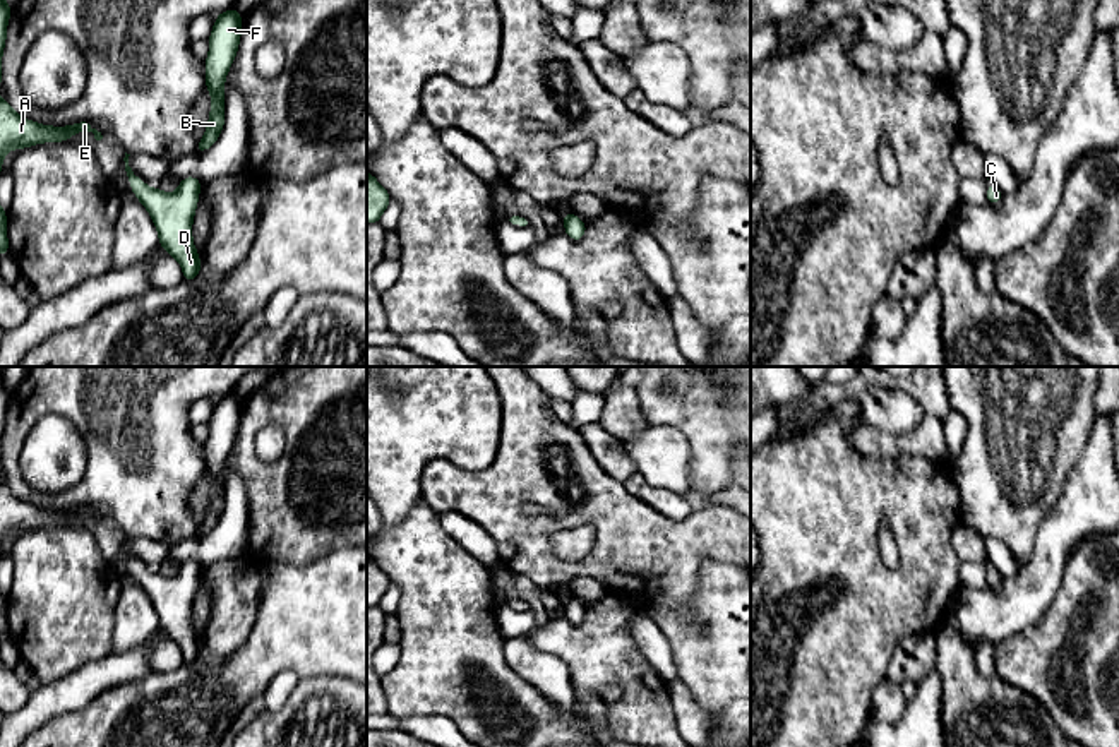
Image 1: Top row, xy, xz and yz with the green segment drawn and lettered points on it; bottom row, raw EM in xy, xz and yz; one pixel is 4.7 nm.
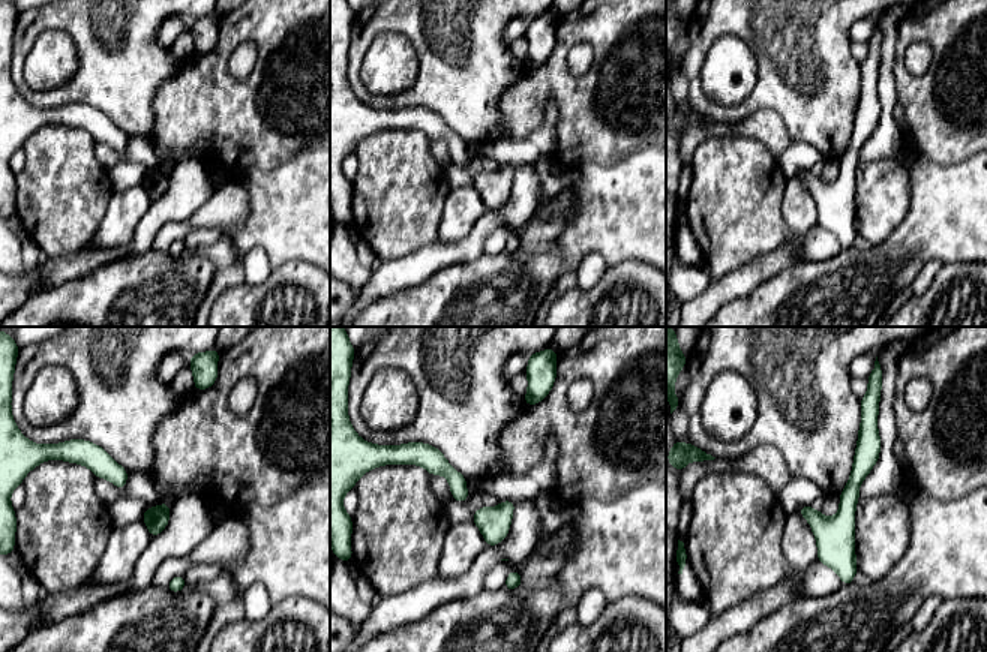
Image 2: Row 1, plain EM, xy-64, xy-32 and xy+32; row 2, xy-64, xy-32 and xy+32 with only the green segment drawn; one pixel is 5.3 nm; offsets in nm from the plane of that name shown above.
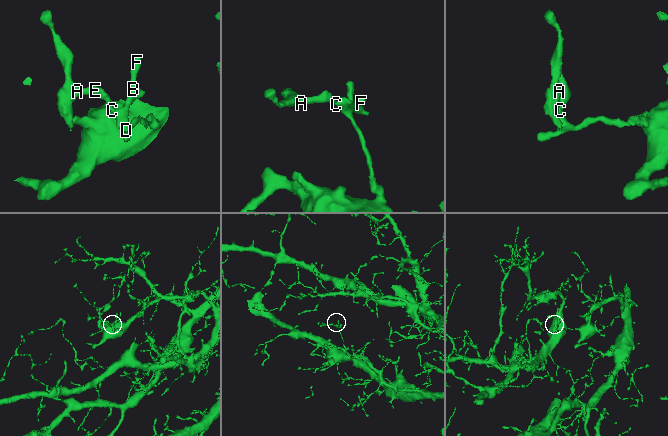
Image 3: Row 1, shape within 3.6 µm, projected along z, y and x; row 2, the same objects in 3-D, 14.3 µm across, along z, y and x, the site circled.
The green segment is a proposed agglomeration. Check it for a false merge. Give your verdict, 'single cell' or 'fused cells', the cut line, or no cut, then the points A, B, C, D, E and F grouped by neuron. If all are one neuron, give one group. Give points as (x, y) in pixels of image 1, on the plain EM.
single cell; cut none; groups A B C D E F

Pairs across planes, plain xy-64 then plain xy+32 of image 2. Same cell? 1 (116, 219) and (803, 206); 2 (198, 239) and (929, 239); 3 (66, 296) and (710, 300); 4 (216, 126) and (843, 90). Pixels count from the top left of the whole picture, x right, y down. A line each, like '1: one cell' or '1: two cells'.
1: one cell
2: two cells
3: two cells
4: two cells

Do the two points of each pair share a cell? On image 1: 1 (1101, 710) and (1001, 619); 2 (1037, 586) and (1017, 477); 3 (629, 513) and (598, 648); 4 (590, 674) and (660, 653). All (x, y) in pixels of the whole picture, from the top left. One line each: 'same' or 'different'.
1: different
2: different
3: different
4: different

